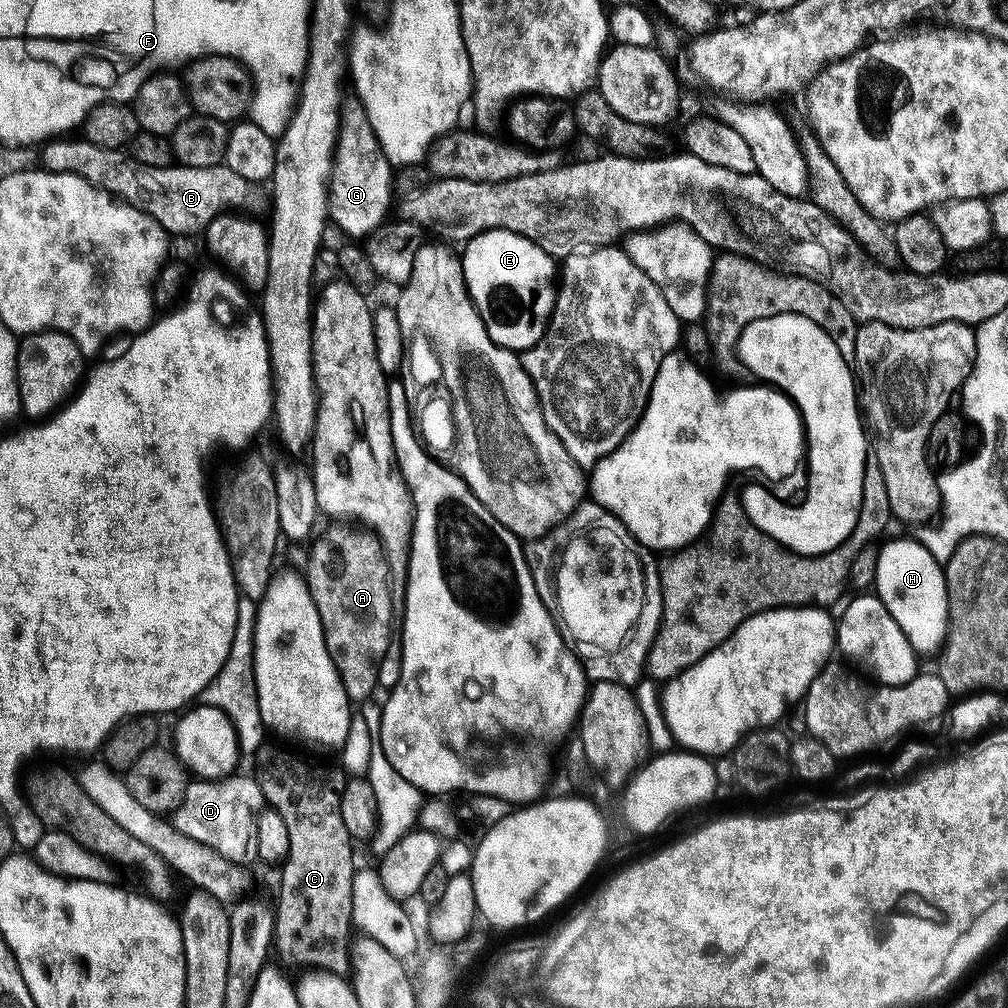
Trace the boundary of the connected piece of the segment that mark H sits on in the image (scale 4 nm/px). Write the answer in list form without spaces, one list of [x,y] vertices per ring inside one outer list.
[[[916,538],[892,540],[879,551],[875,595],[890,610],[894,622],[902,626],[916,653],[939,653],[948,634],[948,591],[941,561],[934,559]]]

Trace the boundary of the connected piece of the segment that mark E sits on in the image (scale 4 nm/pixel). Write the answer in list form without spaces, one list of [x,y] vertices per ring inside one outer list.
[[[503,230],[483,232],[482,235],[467,241],[463,248],[464,284],[468,288],[469,298],[476,304],[478,314],[486,326],[487,339],[500,348],[511,348],[517,354],[523,353],[525,348],[533,348],[545,336],[545,329],[556,306],[557,289],[554,287],[554,277],[558,268],[557,265],[552,265],[555,264],[553,257],[545,254],[525,236]]]

